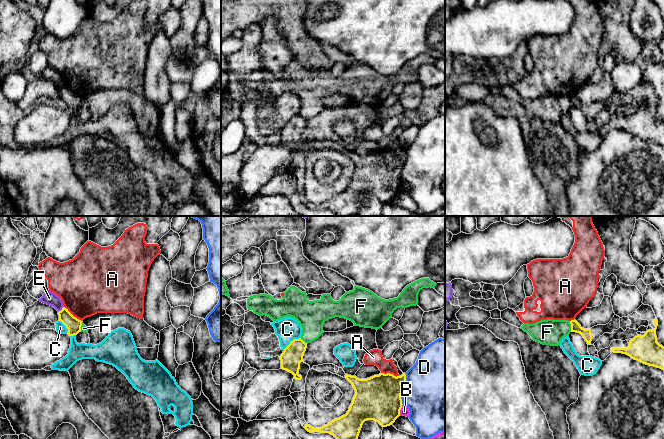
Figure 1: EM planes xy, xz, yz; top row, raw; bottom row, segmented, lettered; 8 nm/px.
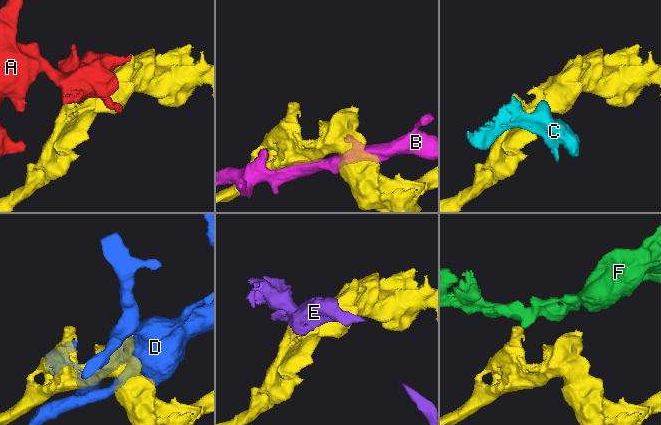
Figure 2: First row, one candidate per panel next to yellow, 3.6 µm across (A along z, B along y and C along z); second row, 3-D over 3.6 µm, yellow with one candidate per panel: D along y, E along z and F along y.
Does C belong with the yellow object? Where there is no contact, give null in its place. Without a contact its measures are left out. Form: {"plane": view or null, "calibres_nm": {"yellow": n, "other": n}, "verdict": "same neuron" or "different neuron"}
{"plane": "xz", "calibres_nm": {"yellow": 170, "other": 200}, "verdict": "different neuron"}

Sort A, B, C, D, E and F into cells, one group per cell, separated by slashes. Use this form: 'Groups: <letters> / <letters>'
Groups: A / B / C / D / E / F

